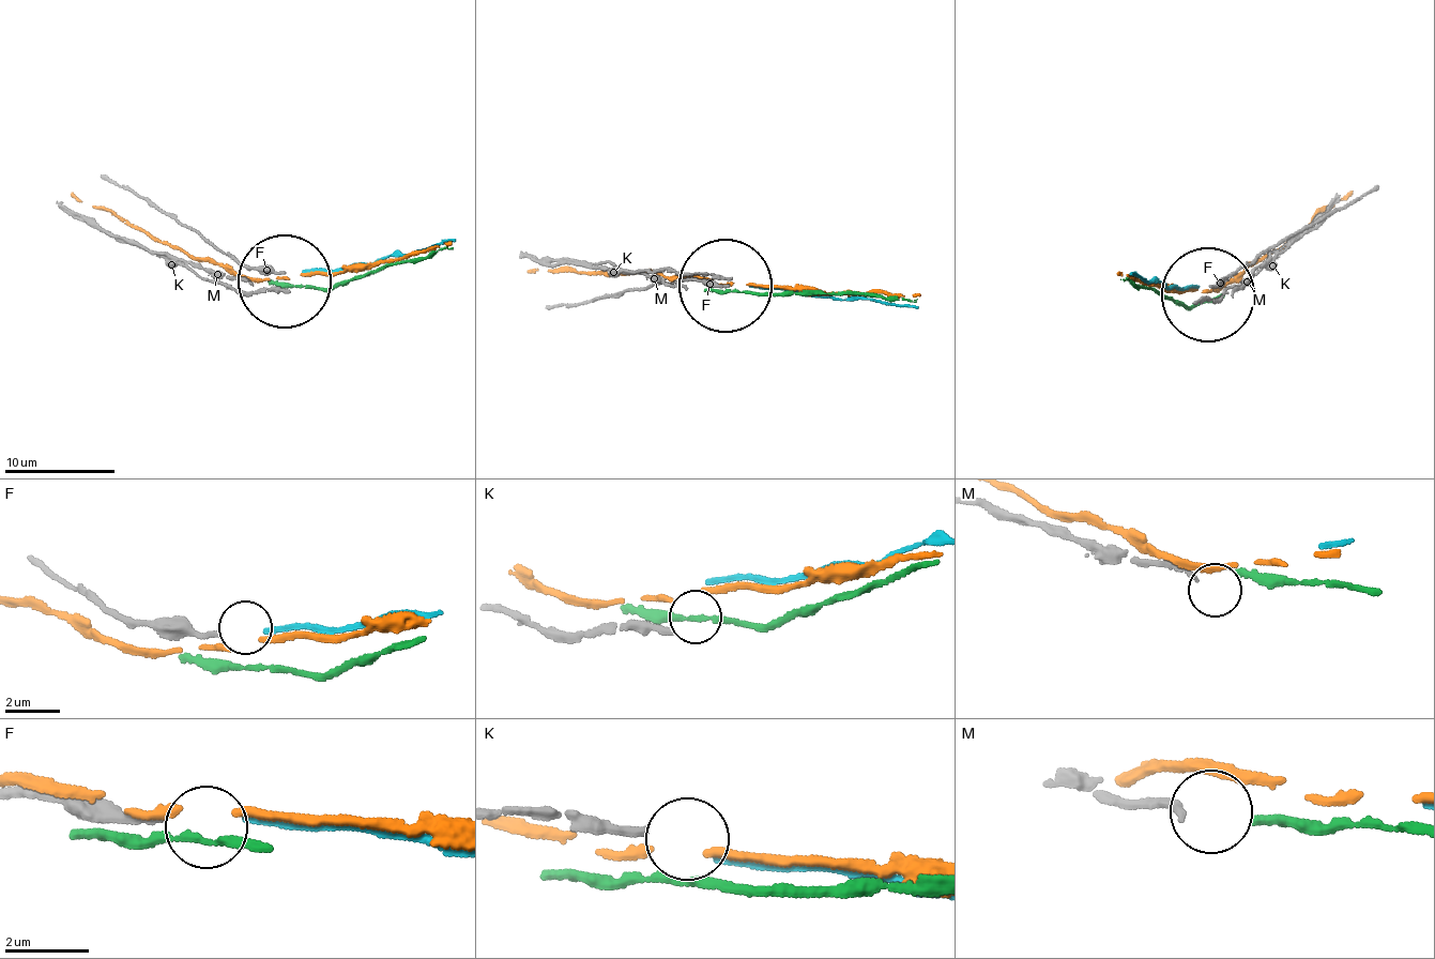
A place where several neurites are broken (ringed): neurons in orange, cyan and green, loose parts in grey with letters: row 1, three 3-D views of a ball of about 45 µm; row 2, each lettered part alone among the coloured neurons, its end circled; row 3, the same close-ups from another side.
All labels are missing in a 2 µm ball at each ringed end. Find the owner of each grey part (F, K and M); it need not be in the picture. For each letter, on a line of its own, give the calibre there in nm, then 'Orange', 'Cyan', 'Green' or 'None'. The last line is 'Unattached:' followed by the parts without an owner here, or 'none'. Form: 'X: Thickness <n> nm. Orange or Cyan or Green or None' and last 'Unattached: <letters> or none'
F: Thickness 200 nm. Cyan
K: Thickness 220 nm. None
M: Thickness 160 nm. Green
Unattached: K

